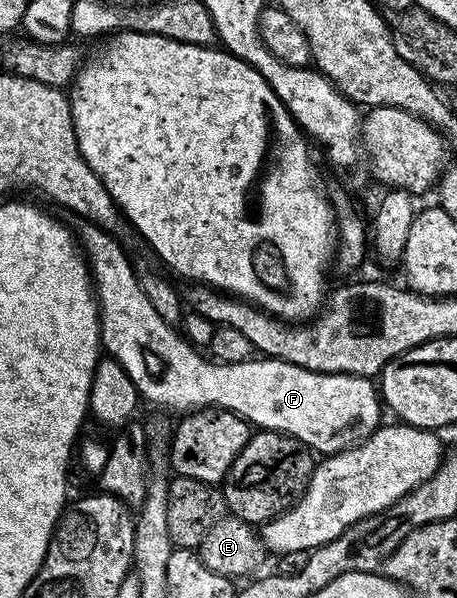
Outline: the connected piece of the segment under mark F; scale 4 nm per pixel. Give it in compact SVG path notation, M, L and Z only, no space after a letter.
M83 221L80 224L77 239L89 268L93 294L97 300L102 350L110 358L116 359L125 373L129 373L129 381L133 381L146 402L148 399L155 407L178 413L190 413L205 407L223 407L256 428L292 435L323 457L362 443L381 426L381 399L376 384L370 378L361 375L323 375L319 371L310 371L286 363L283 359L270 357L252 357L244 363L221 363L207 357L202 359L198 355L200 352L176 328L163 322L160 314L153 309L152 302L138 284L132 258L123 253L118 241L111 236L114 234L95 223Z

